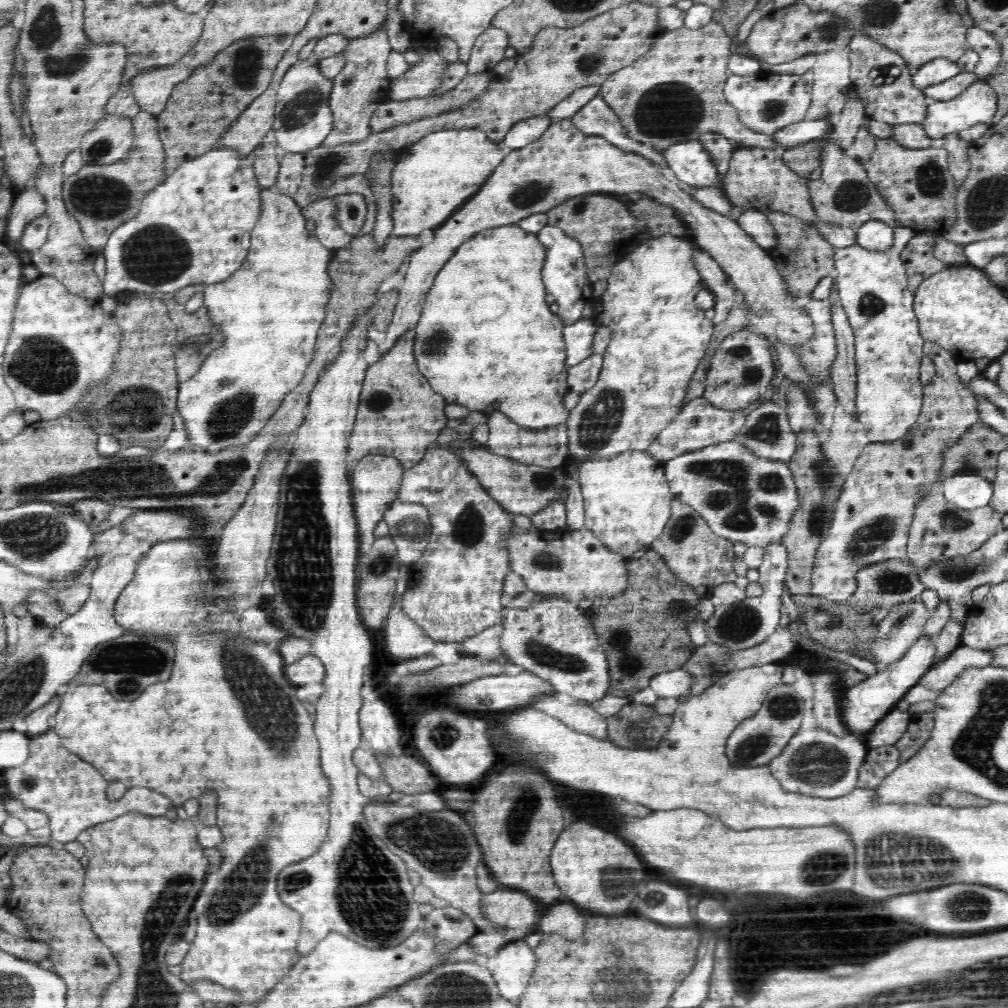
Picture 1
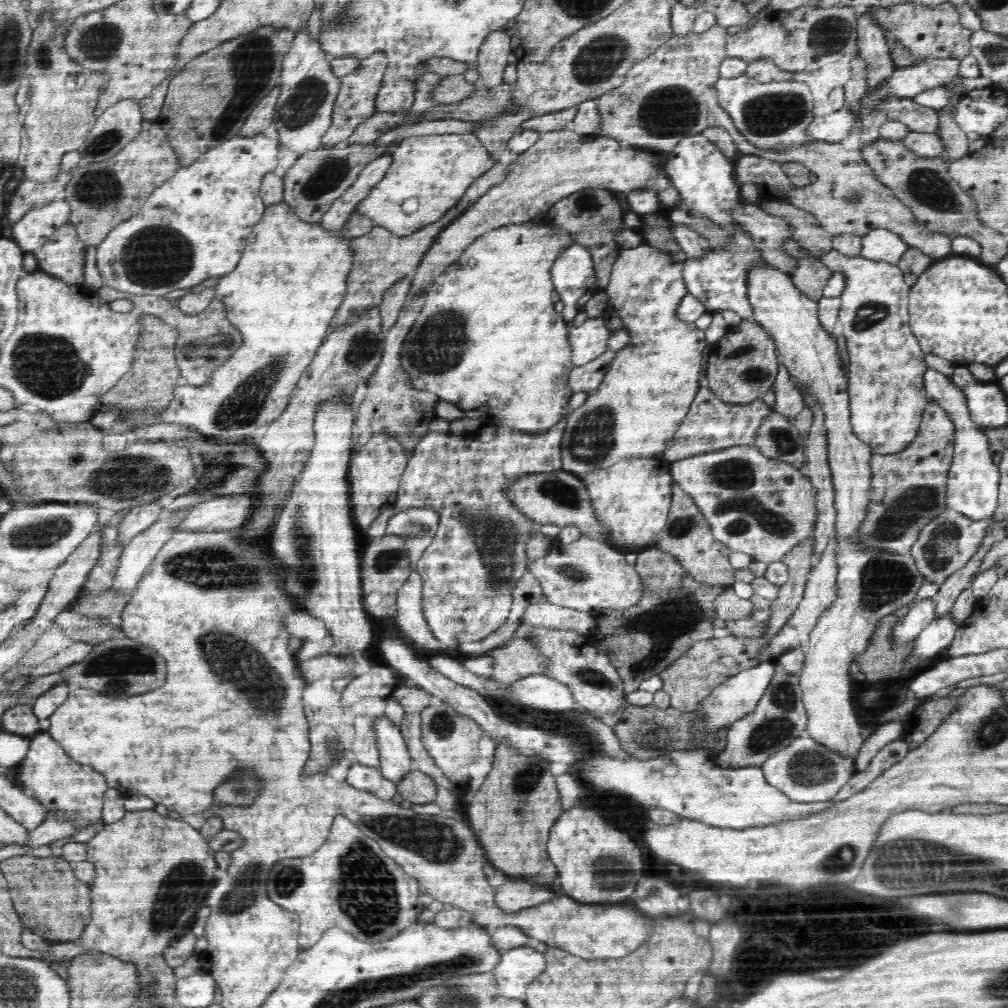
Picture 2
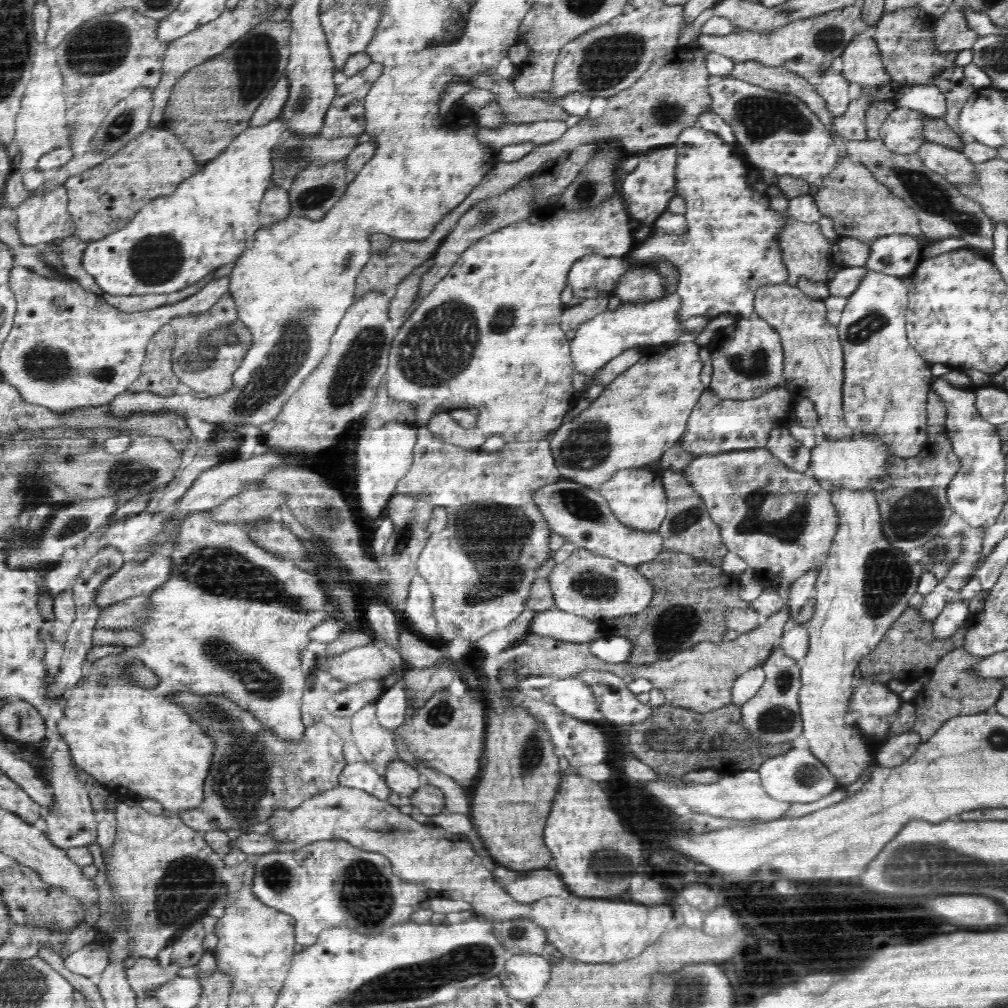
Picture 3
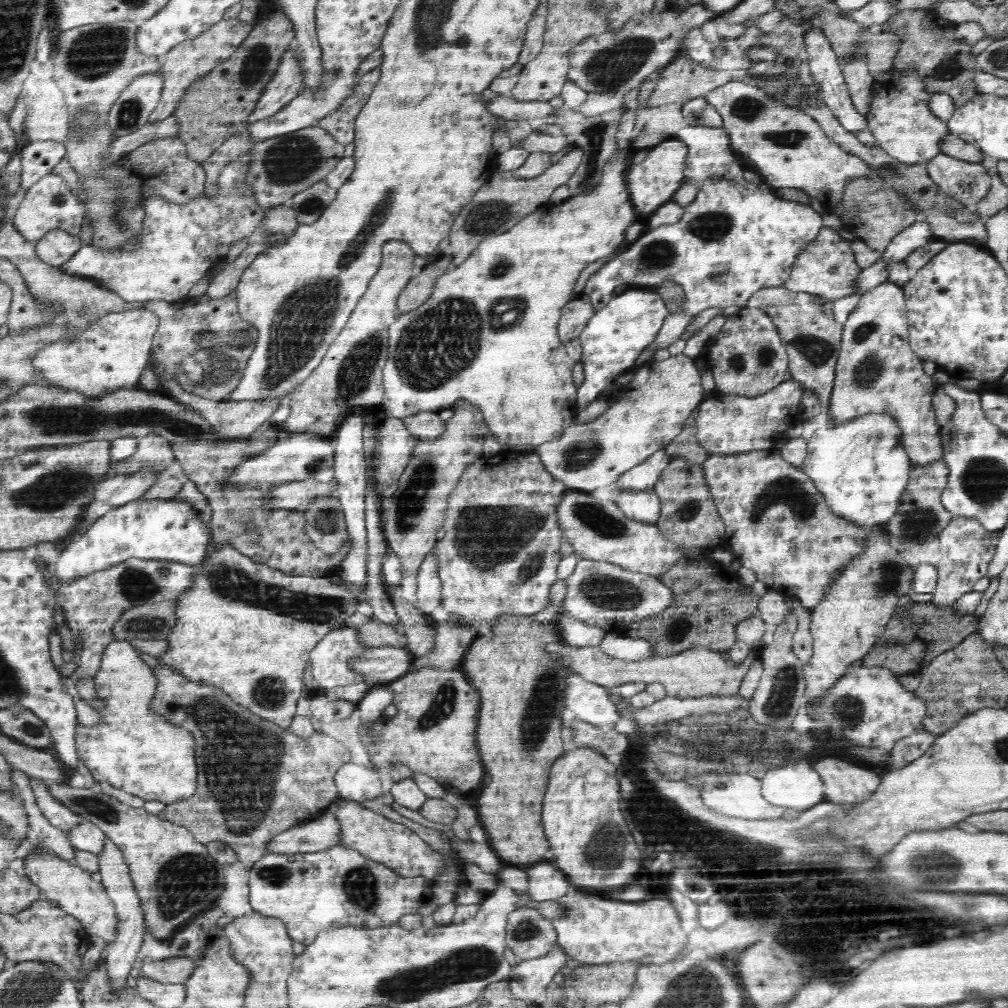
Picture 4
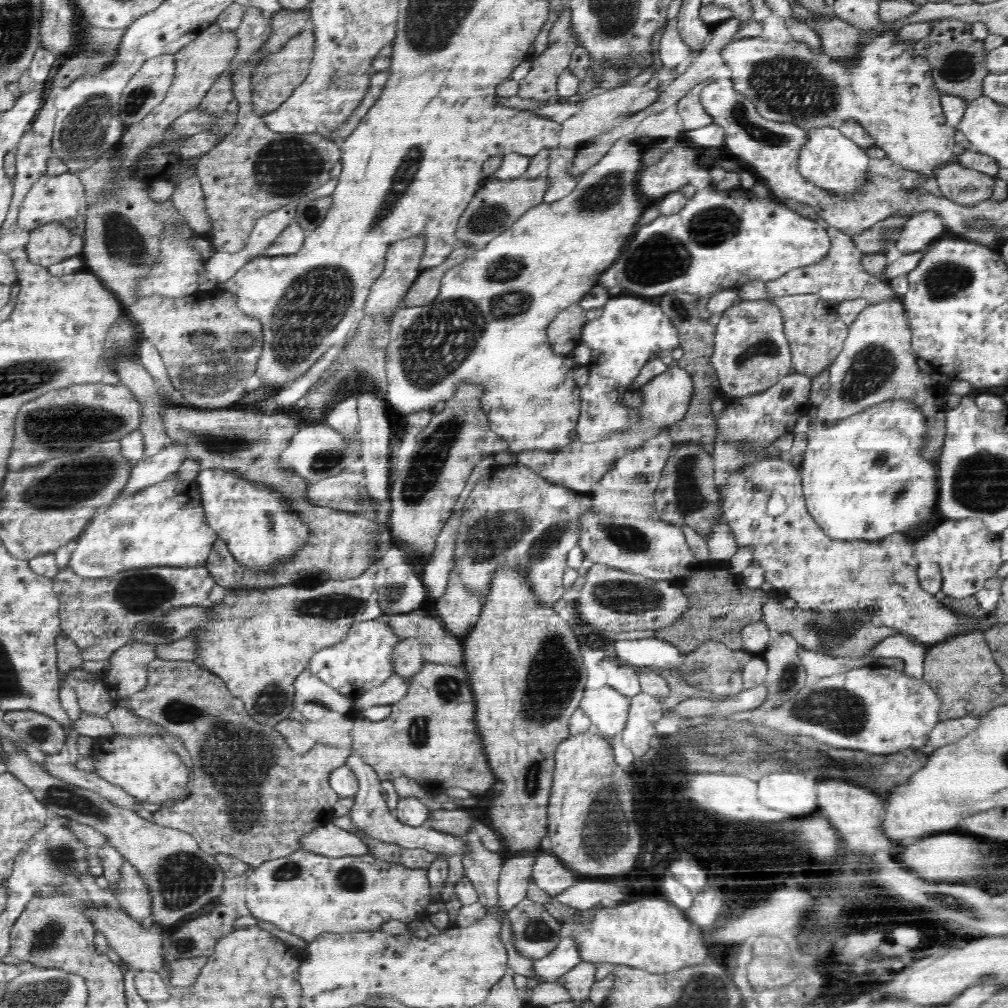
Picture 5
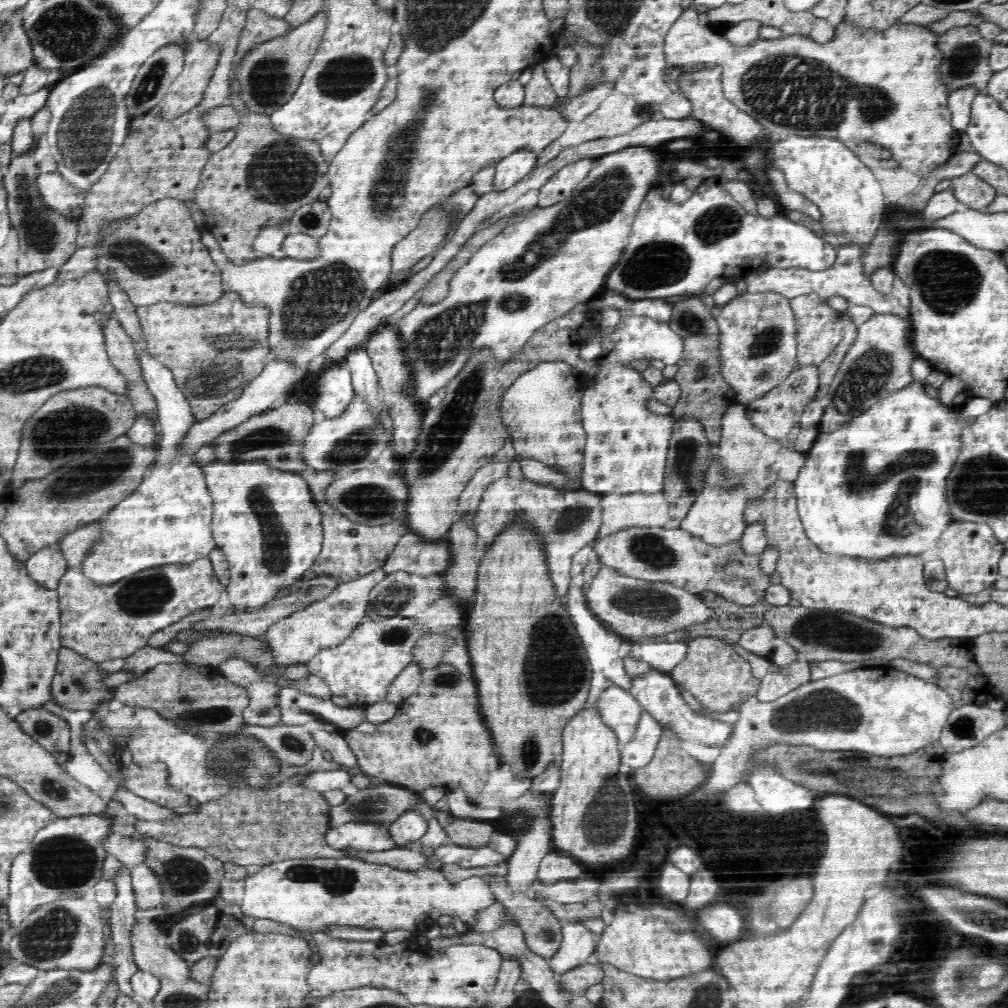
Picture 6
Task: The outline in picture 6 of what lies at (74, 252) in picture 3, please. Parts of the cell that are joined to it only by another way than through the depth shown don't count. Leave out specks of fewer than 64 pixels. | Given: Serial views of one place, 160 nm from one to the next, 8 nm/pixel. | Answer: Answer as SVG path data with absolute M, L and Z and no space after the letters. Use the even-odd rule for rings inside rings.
M48 107L41 108L34 116L29 118L32 125L32 135L35 138L33 147L25 153L15 156L8 168L3 171L3 185L6 191L6 210L10 217L10 224L18 231L19 252L24 256L18 259L18 274L38 272L47 268L62 266L77 249L78 218L62 215L44 205L36 178L38 178L38 163L36 163L36 150L38 140L44 136L49 128L51 112Z

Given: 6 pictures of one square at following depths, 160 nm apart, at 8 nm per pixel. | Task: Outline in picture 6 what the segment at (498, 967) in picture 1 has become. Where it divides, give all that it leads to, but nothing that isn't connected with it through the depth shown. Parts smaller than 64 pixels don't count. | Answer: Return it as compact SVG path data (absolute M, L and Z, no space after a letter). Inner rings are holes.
M564 922L561 933L562 944L548 962L558 976L591 961L596 950L596 935L582 923Z

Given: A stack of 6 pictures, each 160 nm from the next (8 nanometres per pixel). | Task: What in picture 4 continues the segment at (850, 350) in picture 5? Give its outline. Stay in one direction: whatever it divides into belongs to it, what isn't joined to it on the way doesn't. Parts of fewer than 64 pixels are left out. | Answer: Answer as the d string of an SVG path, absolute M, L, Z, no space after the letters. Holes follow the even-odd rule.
M890 280L860 296L860 302L856 304L856 308L849 314L844 324L832 398L825 411L836 425L847 423L862 415L892 415L896 423L900 425L902 447L906 449L910 462L914 466L926 467L943 458L942 426L936 421L932 405L934 395L932 376L926 378L926 372L922 370L922 360L910 350L910 344L908 344L908 311L905 304L903 287Z

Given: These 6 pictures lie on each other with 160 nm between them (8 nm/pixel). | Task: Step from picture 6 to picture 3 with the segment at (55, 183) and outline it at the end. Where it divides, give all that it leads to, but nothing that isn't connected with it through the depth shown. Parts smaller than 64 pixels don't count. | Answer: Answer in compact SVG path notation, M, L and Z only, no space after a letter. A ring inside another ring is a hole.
M48 180L37 189L37 193L24 199L16 207L16 230L24 245L38 246L57 239L64 239L75 234L76 225L68 210L68 193L64 185L48 185Z

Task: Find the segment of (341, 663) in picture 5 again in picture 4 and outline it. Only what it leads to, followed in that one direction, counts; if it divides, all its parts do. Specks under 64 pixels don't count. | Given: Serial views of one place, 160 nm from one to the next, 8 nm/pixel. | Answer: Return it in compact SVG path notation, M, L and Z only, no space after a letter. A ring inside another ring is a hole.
M342 626L331 630L309 654L319 690L365 682L366 677L350 668L350 662L368 648L371 646L360 643L358 629L354 627Z

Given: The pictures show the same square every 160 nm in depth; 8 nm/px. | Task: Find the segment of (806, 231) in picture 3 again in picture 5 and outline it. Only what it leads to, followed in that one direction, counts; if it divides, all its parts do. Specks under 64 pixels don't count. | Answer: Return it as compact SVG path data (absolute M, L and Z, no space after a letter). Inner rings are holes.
M831 226L827 229L831 240L828 256L822 262L804 266L779 276L778 279L765 282L766 292L770 296L792 296L796 294L819 294L822 300L844 302L863 298L868 304L878 304L884 300L892 300L896 295L887 280L880 280L870 276L862 265L862 256L865 255L857 246L852 237L840 232Z

